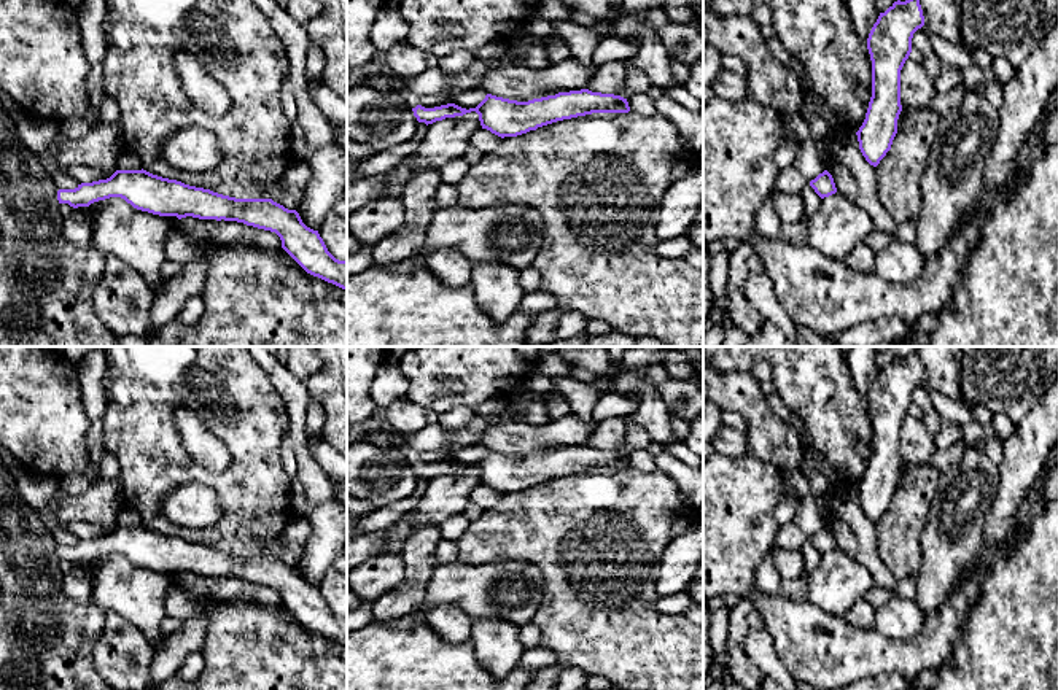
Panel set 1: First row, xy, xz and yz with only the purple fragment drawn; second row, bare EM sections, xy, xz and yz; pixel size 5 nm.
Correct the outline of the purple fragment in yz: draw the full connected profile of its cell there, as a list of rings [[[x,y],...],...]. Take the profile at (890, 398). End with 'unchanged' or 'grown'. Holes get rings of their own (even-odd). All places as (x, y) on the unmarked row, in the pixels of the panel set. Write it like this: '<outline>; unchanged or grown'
[[[918,353],[894,358],[873,380],[867,405],[872,417],[872,453],[856,488],[865,517],[877,523],[897,490],[900,426],[912,409],[913,390],[924,382]]]; unchanged

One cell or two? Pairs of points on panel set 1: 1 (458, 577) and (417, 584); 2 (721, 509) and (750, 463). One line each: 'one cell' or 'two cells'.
1: two cells
2: one cell

